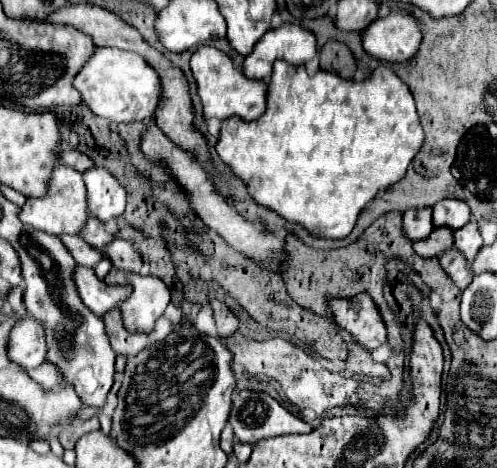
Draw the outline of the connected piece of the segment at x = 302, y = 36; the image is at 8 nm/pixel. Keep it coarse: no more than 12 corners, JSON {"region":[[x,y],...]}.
{"region":[[299,25],[267,31],[243,61],[243,75],[269,81],[273,63],[305,65],[315,35]]}

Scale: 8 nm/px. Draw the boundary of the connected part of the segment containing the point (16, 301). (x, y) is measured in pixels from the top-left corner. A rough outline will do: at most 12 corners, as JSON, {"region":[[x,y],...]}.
{"region":[[11,287],[7,301],[19,319],[27,317],[23,287]]}

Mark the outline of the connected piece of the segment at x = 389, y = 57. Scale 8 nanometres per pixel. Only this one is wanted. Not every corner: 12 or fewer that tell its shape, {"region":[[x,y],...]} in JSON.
{"region":[[401,11],[363,31],[365,53],[403,63],[417,53],[419,23]]}

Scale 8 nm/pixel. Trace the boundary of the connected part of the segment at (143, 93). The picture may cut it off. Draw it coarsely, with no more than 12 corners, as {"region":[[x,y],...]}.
{"region":[[95,47],[73,87],[97,117],[147,123],[161,91],[143,57]]}

